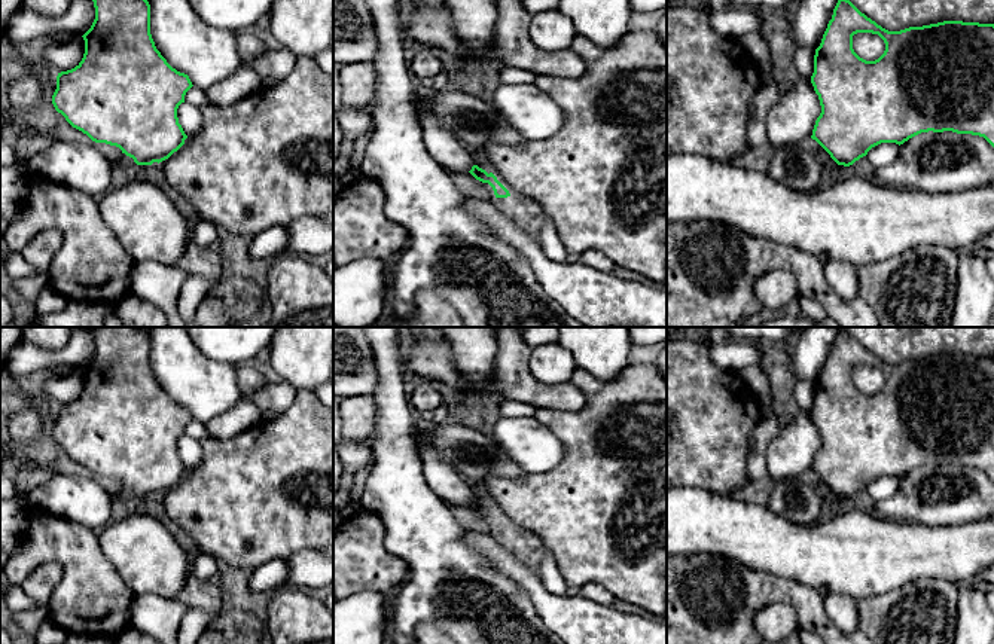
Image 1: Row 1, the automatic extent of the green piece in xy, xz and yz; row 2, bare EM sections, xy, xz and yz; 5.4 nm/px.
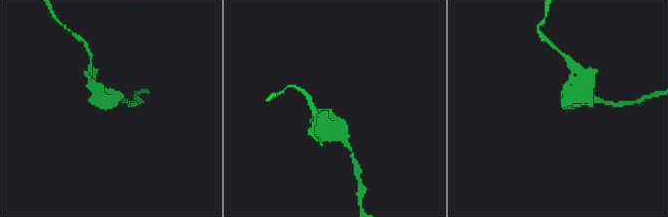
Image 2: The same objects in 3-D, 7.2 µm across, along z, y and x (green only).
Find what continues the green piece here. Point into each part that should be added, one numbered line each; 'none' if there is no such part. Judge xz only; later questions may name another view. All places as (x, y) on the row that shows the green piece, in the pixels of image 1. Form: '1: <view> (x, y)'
1: xz (441, 145)

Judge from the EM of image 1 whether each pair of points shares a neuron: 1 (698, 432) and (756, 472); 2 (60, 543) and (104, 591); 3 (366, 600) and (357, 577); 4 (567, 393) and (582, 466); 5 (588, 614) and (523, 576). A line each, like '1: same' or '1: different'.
1: different
2: same
3: different
4: different
5: same

